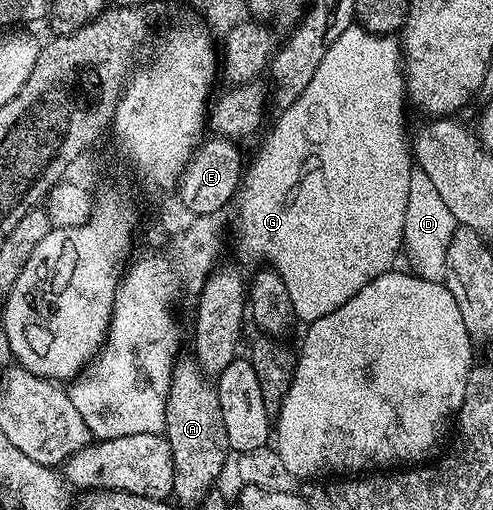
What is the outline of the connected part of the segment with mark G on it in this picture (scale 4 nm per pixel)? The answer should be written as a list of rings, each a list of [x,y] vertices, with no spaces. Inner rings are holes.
[[[352,25],[352,26],[351,26],[351,27],[349,27],[349,28],[348,28],[348,29],[344,29],[344,33],[340,33],[340,37],[336,37],[336,41],[332,41],[332,45],[331,45],[331,46],[330,46],[330,48],[329,48],[329,49],[328,49],[328,53],[324,53],[324,57],[323,57],[323,58],[322,58],[322,60],[321,60],[321,61],[320,61],[320,69],[316,69],[316,73],[312,73],[312,81],[308,81],[308,89],[304,89],[304,93],[300,93],[300,97],[299,97],[299,98],[298,98],[298,100],[296,100],[296,102],[295,102],[295,103],[293,103],[293,104],[292,104],[292,105],[291,105],[291,106],[290,106],[290,108],[288,108],[288,109],[287,109],[287,111],[283,111],[283,112],[281,112],[281,114],[279,114],[279,115],[278,115],[278,116],[277,116],[277,117],[278,117],[278,118],[279,118],[279,119],[278,119],[278,120],[276,120],[276,121],[275,121],[275,123],[274,123],[274,128],[272,128],[272,129],[271,129],[271,131],[270,131],[270,136],[268,136],[268,137],[267,137],[267,139],[266,139],[266,140],[264,140],[264,141],[263,141],[263,143],[262,143],[262,148],[260,148],[260,149],[259,149],[259,151],[258,151],[258,156],[256,156],[256,157],[255,157],[255,159],[254,159],[254,164],[252,164],[252,165],[251,165],[251,167],[250,167],[250,164],[249,164],[249,166],[247,166],[247,167],[246,167],[246,168],[245,168],[245,171],[244,171],[244,176],[243,176],[243,178],[242,178],[242,180],[241,180],[241,182],[240,182],[240,186],[239,186],[239,188],[238,188],[238,191],[237,191],[237,194],[236,194],[236,204],[237,204],[237,203],[238,203],[238,243],[239,243],[239,245],[240,245],[240,246],[242,246],[242,251],[243,251],[243,253],[244,253],[244,254],[246,254],[246,255],[251,255],[251,257],[252,257],[252,258],[254,258],[254,259],[267,259],[267,261],[268,261],[268,262],[270,262],[270,263],[267,263],[267,264],[269,264],[269,266],[270,266],[270,267],[271,267],[271,268],[273,268],[273,270],[276,270],[276,271],[278,271],[278,272],[279,272],[279,274],[281,274],[281,275],[282,275],[282,280],[283,280],[283,281],[284,281],[284,286],[286,286],[286,287],[287,287],[287,288],[288,288],[288,297],[292,297],[292,309],[293,309],[293,310],[294,310],[294,313],[295,313],[295,316],[297,316],[297,318],[298,318],[298,319],[299,319],[299,320],[301,320],[301,322],[302,322],[302,319],[303,319],[303,321],[304,321],[304,322],[303,322],[303,324],[306,324],[306,325],[309,325],[309,324],[311,324],[311,323],[314,323],[314,322],[316,322],[316,320],[318,320],[318,319],[319,319],[319,318],[320,318],[320,317],[328,317],[328,313],[332,313],[332,312],[333,312],[333,311],[335,311],[335,310],[336,310],[336,309],[340,309],[340,305],[344,305],[344,301],[348,301],[348,300],[349,300],[349,299],[350,299],[350,298],[351,298],[351,297],[353,297],[353,295],[355,295],[355,294],[356,294],[356,293],[357,293],[357,291],[359,291],[359,290],[360,290],[360,289],[364,289],[364,285],[368,285],[368,281],[372,281],[372,280],[373,280],[373,279],[375,279],[375,278],[376,278],[376,277],[380,277],[380,276],[381,276],[381,275],[382,275],[382,274],[383,274],[383,273],[384,273],[384,272],[385,272],[385,271],[393,271],[393,270],[395,270],[395,267],[396,267],[396,264],[397,264],[397,263],[394,263],[394,262],[396,262],[396,261],[397,261],[397,259],[398,259],[398,251],[399,251],[399,255],[400,255],[400,252],[401,252],[401,251],[402,251],[402,250],[403,250],[403,247],[404,247],[404,246],[403,246],[403,235],[404,235],[404,233],[405,233],[405,231],[404,231],[404,213],[405,213],[405,210],[406,210],[406,208],[407,208],[407,196],[408,196],[408,181],[409,181],[409,175],[410,175],[410,170],[411,170],[411,168],[412,168],[412,147],[411,147],[411,144],[410,144],[410,143],[409,143],[409,142],[408,142],[408,131],[407,131],[407,135],[406,135],[406,123],[405,123],[405,121],[404,121],[404,120],[402,120],[402,99],[403,99],[403,103],[404,103],[404,98],[405,98],[405,95],[406,95],[406,80],[405,80],[405,78],[404,78],[404,72],[403,72],[403,70],[402,70],[402,53],[401,53],[401,50],[400,50],[400,43],[399,43],[399,40],[398,40],[398,39],[397,39],[397,38],[395,38],[395,36],[394,36],[394,35],[393,35],[393,34],[391,34],[391,35],[375,35],[375,34],[374,34],[374,32],[372,32],[372,31],[367,31],[367,30],[366,30],[366,28],[365,28],[365,27],[363,27],[363,26],[361,26],[361,25]]]

